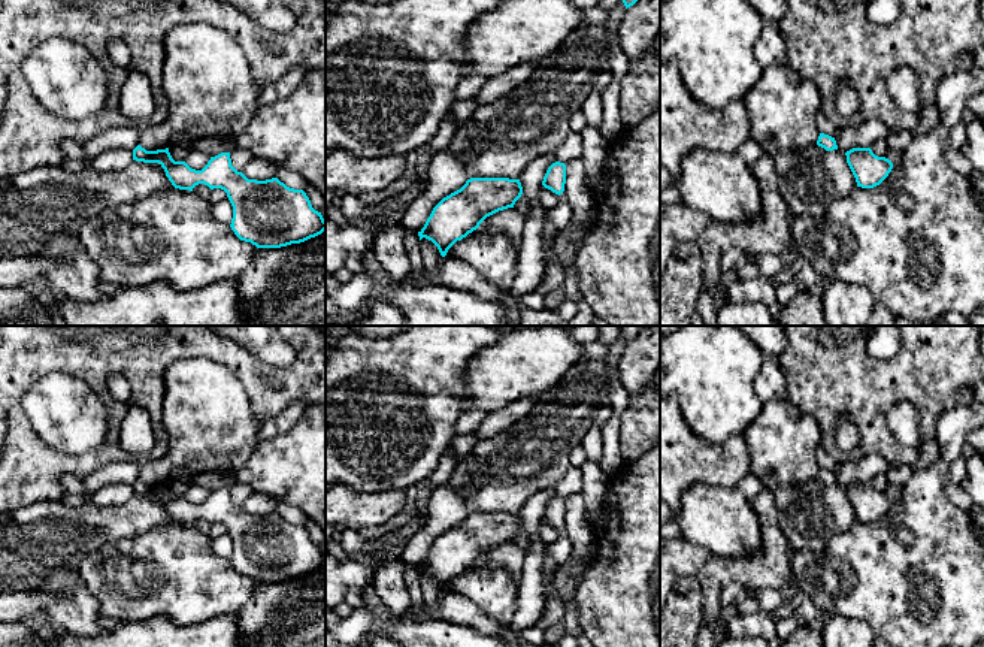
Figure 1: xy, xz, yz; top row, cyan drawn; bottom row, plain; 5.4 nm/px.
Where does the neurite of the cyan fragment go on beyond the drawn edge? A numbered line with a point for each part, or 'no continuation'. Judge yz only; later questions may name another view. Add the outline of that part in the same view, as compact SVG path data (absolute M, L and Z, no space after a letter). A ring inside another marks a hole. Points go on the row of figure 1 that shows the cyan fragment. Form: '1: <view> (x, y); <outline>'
no continuation

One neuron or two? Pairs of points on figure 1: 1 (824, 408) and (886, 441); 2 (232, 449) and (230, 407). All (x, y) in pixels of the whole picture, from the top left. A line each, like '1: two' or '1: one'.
1: one
2: one

